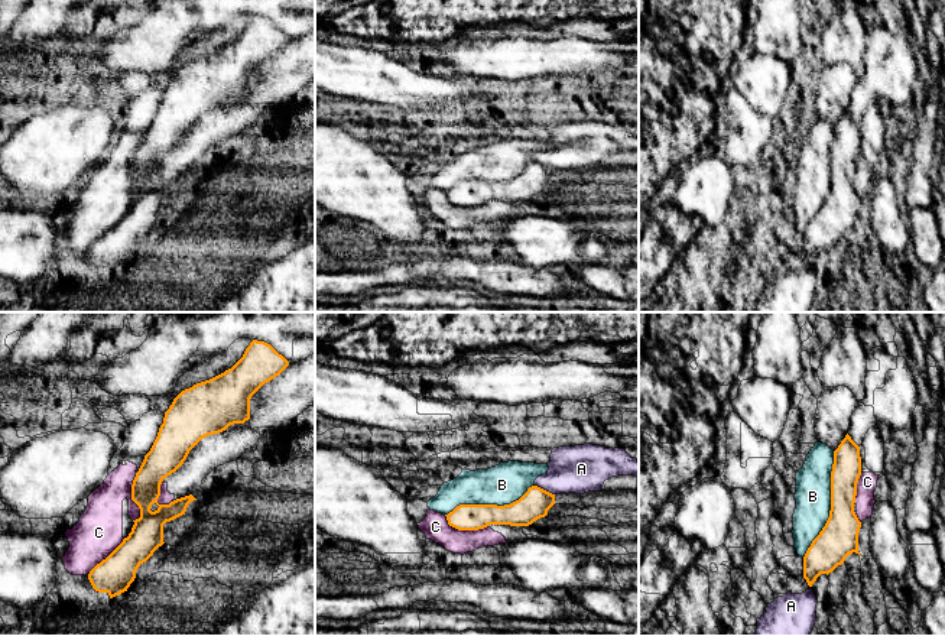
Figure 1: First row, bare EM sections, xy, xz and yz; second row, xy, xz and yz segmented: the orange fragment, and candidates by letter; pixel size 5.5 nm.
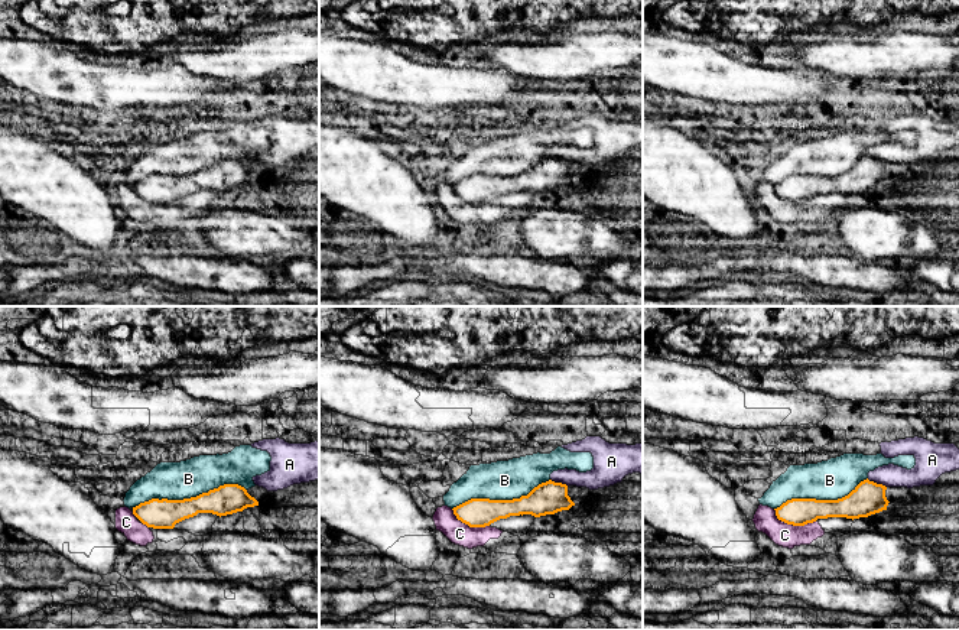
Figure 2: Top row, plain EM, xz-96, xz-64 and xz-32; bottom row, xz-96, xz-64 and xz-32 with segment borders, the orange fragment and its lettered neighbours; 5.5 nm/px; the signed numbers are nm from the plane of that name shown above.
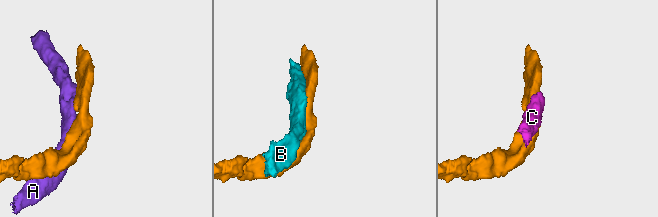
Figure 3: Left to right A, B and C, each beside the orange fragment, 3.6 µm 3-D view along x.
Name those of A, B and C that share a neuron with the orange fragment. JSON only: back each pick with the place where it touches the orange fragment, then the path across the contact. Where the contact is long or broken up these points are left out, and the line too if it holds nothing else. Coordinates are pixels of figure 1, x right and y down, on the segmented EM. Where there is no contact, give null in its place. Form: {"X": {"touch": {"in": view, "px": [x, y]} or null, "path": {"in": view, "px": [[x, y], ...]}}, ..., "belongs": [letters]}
{"belongs": []}

